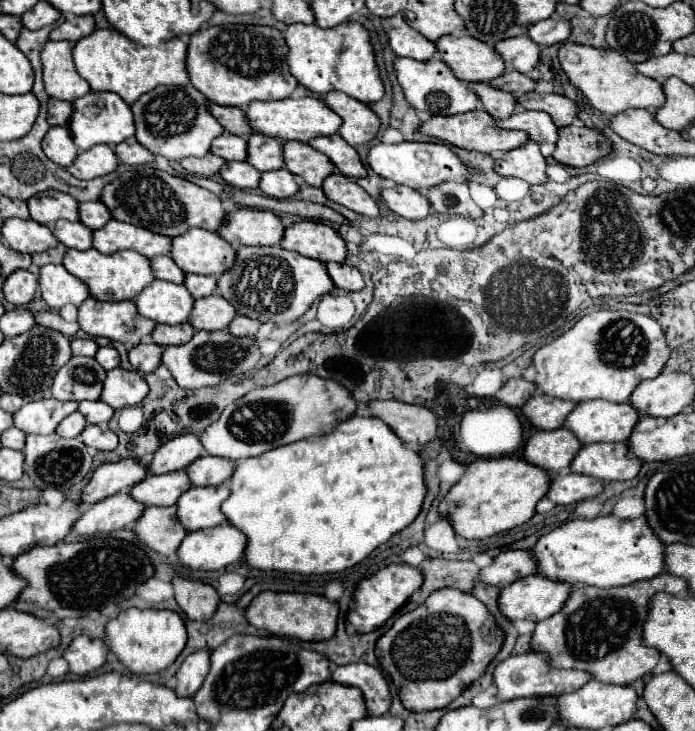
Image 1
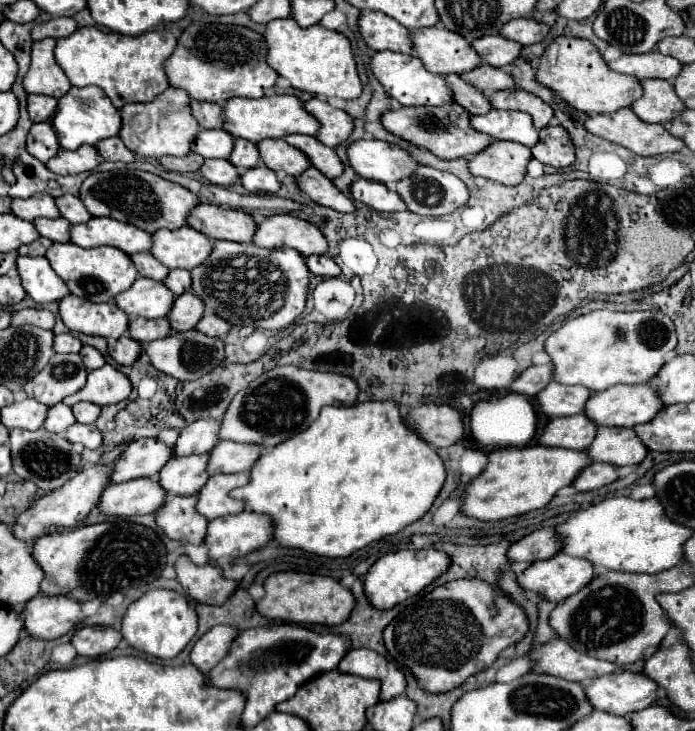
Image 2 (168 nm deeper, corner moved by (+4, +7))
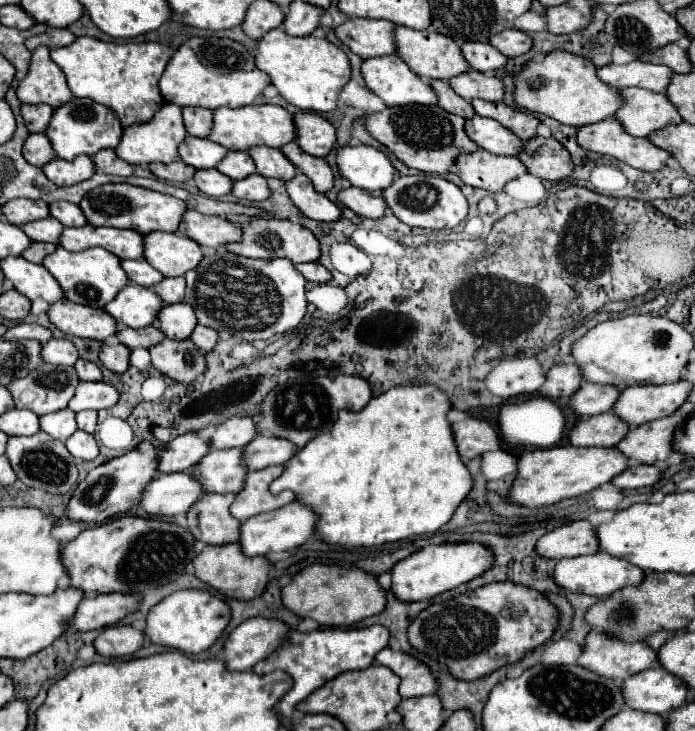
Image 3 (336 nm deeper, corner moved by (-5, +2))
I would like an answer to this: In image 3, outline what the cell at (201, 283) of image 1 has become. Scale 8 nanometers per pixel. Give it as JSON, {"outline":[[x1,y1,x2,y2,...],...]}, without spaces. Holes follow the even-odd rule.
{"outline":[[174,277,174,279,162,279,158,285,152,287,154,293,164,301,164,303,180,303,184,301,184,277]]}

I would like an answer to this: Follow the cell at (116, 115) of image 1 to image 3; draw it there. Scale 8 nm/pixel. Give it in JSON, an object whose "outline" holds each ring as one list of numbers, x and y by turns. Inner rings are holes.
{"outline":[[72,99,68,103,64,103,62,107,54,109,52,119,46,127,46,137,52,143,54,153,60,159,72,161,78,155,96,155,100,149,114,149,120,143,122,137,122,125,116,117,116,113,112,113,112,109,104,107,104,105,96,105,94,101,88,99]]}

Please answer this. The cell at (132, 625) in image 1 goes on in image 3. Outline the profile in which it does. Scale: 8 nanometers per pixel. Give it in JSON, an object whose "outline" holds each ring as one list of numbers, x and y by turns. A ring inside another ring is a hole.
{"outline":[[182,589,168,595,166,599,162,599,158,605,150,609,144,633,156,645,164,645,196,655,206,651,218,641,228,621,230,621,230,607,226,601,204,589]]}

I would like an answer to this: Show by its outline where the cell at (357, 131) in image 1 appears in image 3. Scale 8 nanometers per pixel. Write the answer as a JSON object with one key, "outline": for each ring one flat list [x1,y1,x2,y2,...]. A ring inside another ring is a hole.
{"outline":[[296,113,294,127,296,127,294,141,308,155,326,157,336,143,334,127,316,113]]}

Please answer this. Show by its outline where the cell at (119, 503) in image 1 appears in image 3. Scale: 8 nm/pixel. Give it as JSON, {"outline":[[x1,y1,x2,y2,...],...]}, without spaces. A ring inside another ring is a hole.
{"outline":[[162,473,152,481,142,497,140,507,148,515,176,517,188,513,188,509,204,495,198,479,190,473]]}

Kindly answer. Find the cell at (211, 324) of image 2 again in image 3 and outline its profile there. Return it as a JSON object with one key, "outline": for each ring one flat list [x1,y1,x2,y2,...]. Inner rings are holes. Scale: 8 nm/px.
{"outline":[[198,325,198,327,192,331,190,341,192,341,202,353,208,353,208,351,216,345,216,341,218,341,218,333,216,333,214,329,204,329,202,325]]}

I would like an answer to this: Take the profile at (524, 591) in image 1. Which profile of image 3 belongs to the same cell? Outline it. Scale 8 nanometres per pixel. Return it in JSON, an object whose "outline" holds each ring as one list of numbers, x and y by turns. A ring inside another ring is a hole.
{"outline":[[594,553,594,555,584,555,584,557,572,557,572,559,560,559,556,563,556,571,554,571,554,579,556,583,560,583,566,589,578,591,578,593,586,593,586,595,594,595,594,597,608,597,618,589,624,589,628,585,640,585,640,581,644,579,644,571,640,571,636,565,612,557,608,553]]}

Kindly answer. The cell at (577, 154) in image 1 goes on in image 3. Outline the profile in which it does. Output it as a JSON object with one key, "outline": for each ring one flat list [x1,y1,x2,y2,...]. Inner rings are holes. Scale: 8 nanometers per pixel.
{"outline":[[554,137,528,139,516,157,524,163,530,175,544,181,562,181,570,177,574,169,570,153]]}

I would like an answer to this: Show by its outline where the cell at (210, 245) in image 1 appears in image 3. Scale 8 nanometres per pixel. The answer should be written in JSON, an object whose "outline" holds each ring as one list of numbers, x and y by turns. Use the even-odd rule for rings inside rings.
{"outline":[[152,231,144,235,144,259,164,277,182,277,202,261,200,245,184,235]]}

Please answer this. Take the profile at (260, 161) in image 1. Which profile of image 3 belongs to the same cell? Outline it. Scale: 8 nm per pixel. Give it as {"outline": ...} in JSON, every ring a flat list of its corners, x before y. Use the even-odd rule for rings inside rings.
{"outline":[[228,151,226,157,216,165,216,169,220,173,224,173,226,177,230,177,232,181,244,179,256,171,256,167,252,165,252,159,248,157,246,151]]}

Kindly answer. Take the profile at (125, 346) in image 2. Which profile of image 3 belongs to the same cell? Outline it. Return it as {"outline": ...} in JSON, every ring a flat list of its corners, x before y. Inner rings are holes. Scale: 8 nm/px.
{"outline":[[122,343,116,345,102,345,100,349,100,361,106,369,114,371,114,373,124,373,128,369,128,357,130,357,130,349]]}

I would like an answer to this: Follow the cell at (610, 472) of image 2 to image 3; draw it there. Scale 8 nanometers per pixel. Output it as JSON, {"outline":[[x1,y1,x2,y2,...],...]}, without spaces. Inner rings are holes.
{"outline":[[632,463,624,473,620,473,612,483,620,489,642,489,652,487,662,479,662,469,658,465]]}

